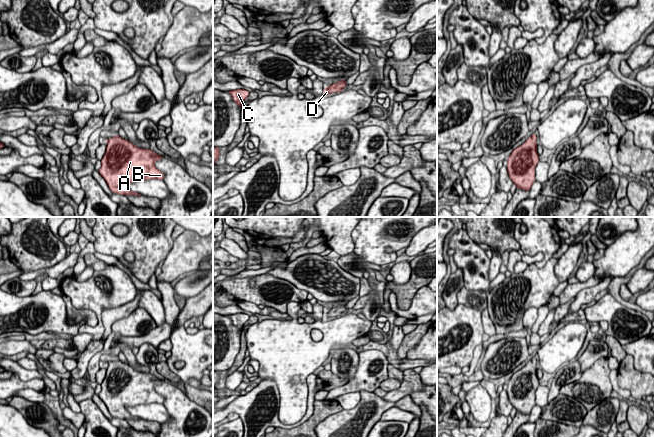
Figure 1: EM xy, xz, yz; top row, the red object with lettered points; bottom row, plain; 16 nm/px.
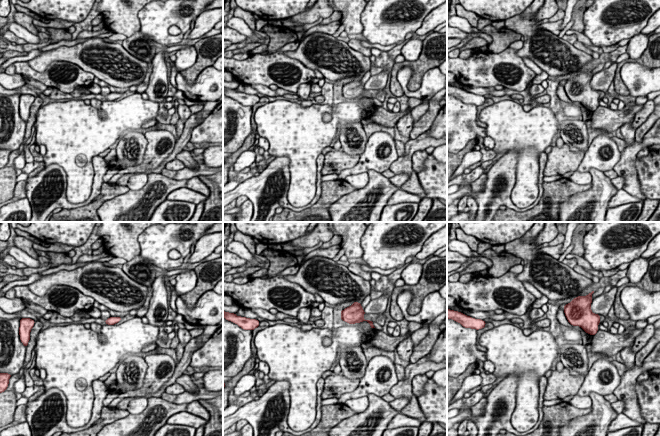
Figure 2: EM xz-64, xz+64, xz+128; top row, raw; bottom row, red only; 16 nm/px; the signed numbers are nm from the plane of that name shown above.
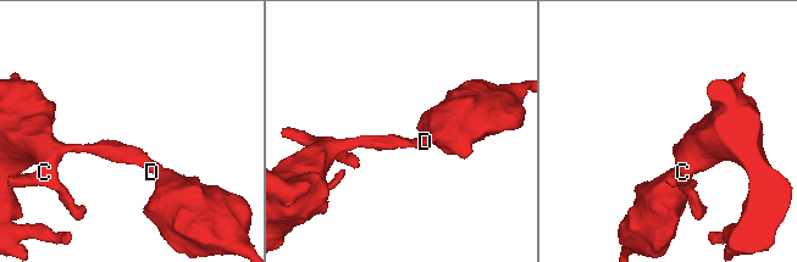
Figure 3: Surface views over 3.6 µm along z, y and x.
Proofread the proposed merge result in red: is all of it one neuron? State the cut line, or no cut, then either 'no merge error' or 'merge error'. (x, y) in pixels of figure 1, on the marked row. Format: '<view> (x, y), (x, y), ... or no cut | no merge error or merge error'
no cut | no merge error

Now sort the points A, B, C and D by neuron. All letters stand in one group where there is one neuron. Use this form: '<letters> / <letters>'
A B C D

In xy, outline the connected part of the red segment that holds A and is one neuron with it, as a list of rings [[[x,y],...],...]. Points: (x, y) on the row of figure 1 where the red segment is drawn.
[[[118,135],[108,138],[106,143],[106,152],[98,172],[112,193],[141,196],[132,192],[127,184],[141,180],[164,180],[164,173],[155,166],[155,161],[160,161],[162,155],[139,148]]]

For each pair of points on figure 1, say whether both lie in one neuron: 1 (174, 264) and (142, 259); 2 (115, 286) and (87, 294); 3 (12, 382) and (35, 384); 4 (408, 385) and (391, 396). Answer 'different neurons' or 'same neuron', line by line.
1: different neurons
2: same neuron
3: same neuron
4: same neuron

